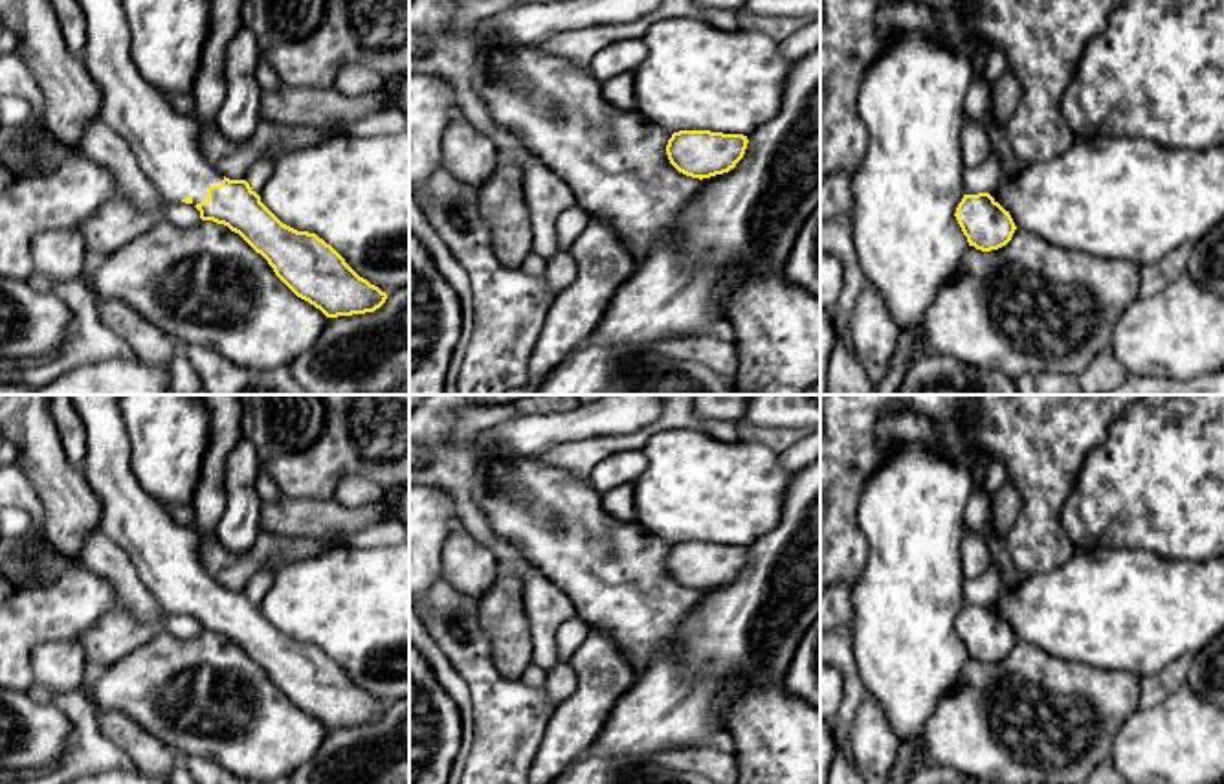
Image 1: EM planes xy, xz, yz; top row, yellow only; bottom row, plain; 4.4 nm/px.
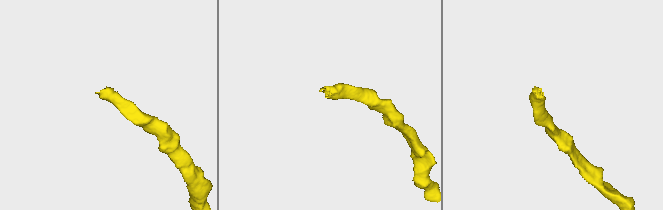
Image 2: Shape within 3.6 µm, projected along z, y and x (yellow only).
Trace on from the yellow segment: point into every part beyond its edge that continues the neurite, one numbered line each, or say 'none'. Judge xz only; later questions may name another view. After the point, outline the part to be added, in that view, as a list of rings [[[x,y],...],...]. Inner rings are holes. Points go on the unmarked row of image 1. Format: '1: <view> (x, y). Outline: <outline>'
1: xz (696, 489). Outline: [[[679,428],[653,435],[642,448],[648,468],[633,481],[637,523],[672,542],[710,542],[749,547],[780,520],[791,472],[763,444],[723,442],[701,428]]]

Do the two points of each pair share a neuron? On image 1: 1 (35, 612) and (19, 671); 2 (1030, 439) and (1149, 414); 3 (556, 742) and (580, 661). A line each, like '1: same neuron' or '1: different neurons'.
1: same neuron
2: different neurons
3: same neuron

